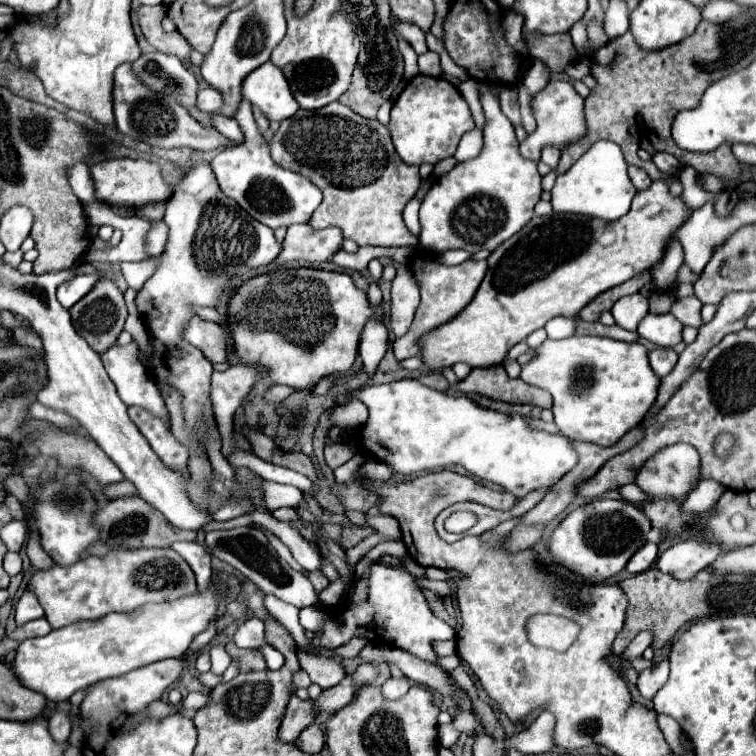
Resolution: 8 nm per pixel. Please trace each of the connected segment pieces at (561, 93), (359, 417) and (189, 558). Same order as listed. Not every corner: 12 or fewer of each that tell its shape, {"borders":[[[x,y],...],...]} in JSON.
{"borders":[[[551,80],[531,98],[537,130],[521,154],[563,148],[585,134],[583,98],[567,80]],[[363,402],[335,406],[331,424],[339,428],[359,428],[369,410]],[[173,542],[197,576],[199,592],[211,586],[211,556],[197,542]]]}

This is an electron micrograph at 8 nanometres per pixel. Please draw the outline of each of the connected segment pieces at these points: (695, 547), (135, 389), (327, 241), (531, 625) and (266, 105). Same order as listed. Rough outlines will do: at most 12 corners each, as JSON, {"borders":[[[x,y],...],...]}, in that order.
{"borders":[[[683,540],[659,554],[657,568],[689,580],[721,550]],[[137,344],[113,346],[101,362],[127,406],[167,420],[161,392],[137,360]],[[287,228],[275,264],[327,262],[343,248],[339,228]],[[555,614],[527,622],[533,644],[565,652],[581,626]],[[271,62],[241,84],[243,98],[269,120],[299,110],[289,84]]]}

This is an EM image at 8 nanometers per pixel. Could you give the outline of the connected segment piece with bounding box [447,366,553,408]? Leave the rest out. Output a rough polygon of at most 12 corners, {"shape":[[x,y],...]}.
{"shape":[[503,366],[475,368],[447,392],[551,408],[549,392],[509,378]]}

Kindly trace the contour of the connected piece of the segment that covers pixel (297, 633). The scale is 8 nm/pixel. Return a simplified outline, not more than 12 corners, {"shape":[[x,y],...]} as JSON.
{"shape":[[263,594],[263,604],[293,634],[299,650],[315,652],[299,624],[299,610]]}

